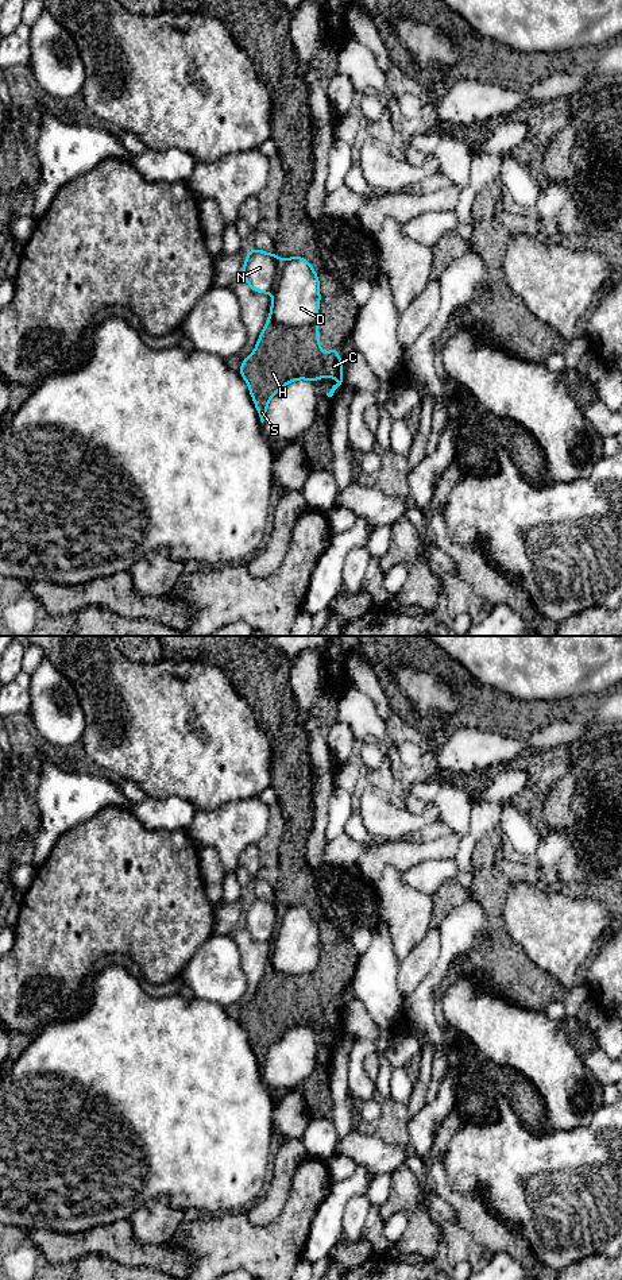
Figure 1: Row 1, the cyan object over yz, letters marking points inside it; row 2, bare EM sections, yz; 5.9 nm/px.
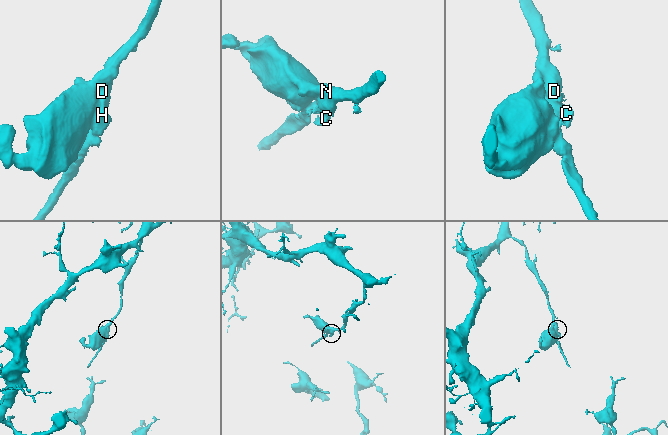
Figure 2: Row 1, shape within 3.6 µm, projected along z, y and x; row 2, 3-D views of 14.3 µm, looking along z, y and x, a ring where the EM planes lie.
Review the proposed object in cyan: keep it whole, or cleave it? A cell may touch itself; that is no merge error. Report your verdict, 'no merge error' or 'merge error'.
merge error

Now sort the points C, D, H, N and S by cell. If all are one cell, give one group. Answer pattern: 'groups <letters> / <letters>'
groups C H S / D N

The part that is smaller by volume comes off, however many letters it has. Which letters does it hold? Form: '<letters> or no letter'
C, H, S

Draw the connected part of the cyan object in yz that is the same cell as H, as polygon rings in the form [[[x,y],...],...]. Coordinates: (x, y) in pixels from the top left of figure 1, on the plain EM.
[[[317,965],[301,975],[287,975],[267,967],[254,1001],[239,1015],[262,1071],[271,1045],[291,1029],[309,1028],[316,1032],[320,1025],[337,1026],[328,1045],[341,1033],[344,1010],[339,1005],[339,995],[320,1001],[317,983]]]

